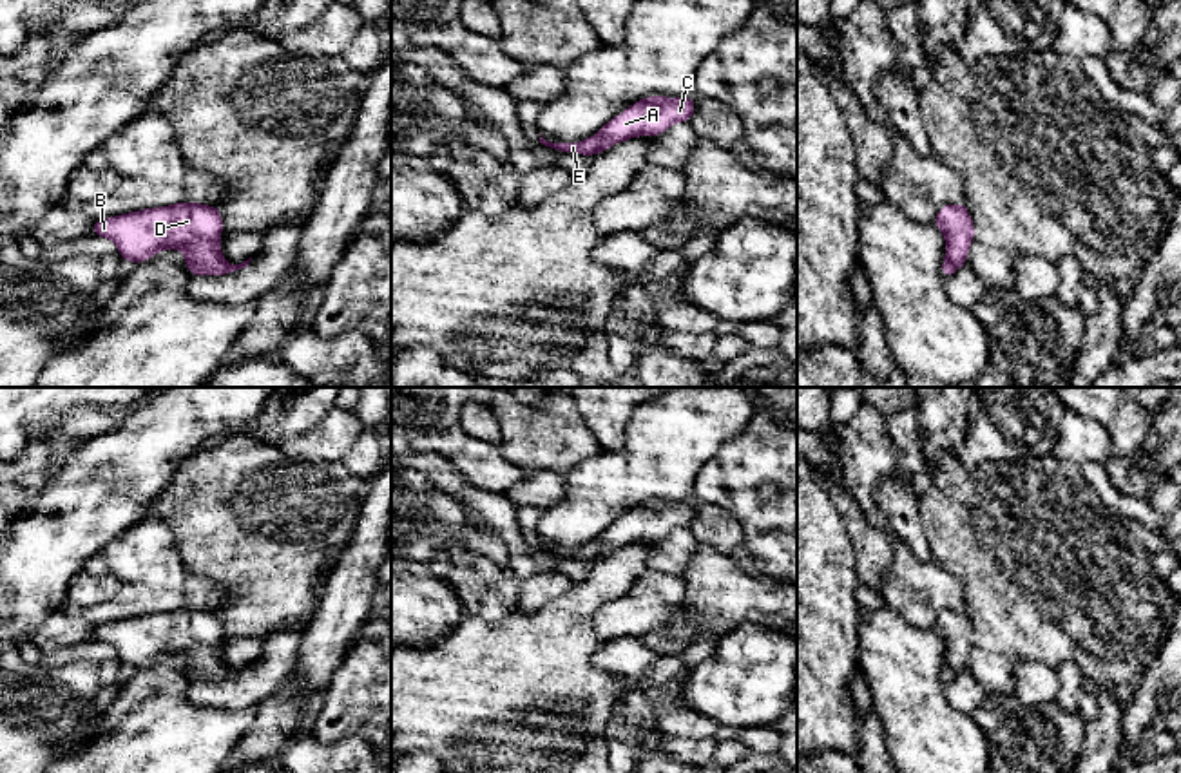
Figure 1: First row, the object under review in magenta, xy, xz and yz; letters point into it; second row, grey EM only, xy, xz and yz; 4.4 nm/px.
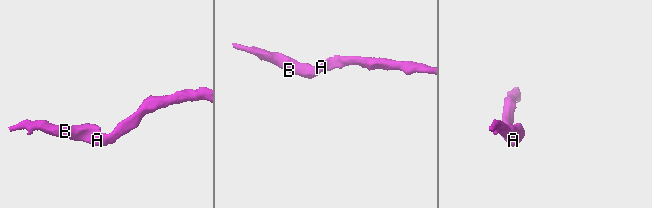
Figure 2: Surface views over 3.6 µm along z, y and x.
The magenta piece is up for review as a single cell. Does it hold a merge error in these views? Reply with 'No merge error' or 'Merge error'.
No merge error

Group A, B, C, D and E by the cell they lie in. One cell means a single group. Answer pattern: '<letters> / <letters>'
A B C D E

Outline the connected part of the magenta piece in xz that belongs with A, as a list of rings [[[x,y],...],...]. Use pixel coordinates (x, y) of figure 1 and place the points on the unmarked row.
[[[647,501],[607,527],[601,536],[578,549],[551,549],[540,541],[540,549],[562,558],[596,561],[614,549],[636,541],[654,543],[677,527],[688,529],[696,516],[696,503]]]

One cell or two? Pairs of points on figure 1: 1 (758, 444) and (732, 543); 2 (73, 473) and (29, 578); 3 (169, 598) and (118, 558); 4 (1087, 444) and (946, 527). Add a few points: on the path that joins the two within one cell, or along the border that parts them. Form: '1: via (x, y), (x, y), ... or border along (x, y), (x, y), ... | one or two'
1: border along (701, 500), (725, 509), (738, 522), (743, 549) | two
2: via (73, 498), (71, 520), (40, 553) | one
3: border along (187, 574), (178, 589), (154, 589), (122, 582) | two
4: border along (1053, 453), (1078, 464) | two

